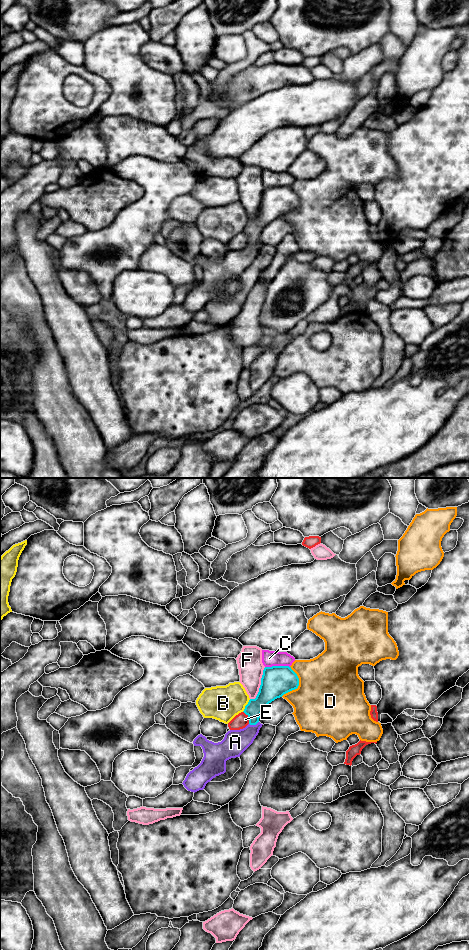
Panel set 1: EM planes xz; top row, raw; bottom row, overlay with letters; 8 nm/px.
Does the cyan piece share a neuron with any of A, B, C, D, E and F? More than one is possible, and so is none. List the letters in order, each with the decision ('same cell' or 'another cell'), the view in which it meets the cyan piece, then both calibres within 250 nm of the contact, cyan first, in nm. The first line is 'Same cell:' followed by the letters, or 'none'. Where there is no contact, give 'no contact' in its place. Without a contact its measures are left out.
Same cell: none
A: another cell | xz | 140/200 nm
B: another cell | xz | 190/280 nm
C: another cell | xz | 240/130 nm
D: another cell | xz | 240/500 nm
E: another cell | xz | 160/120 nm
F: another cell | xz | 240/200 nm

